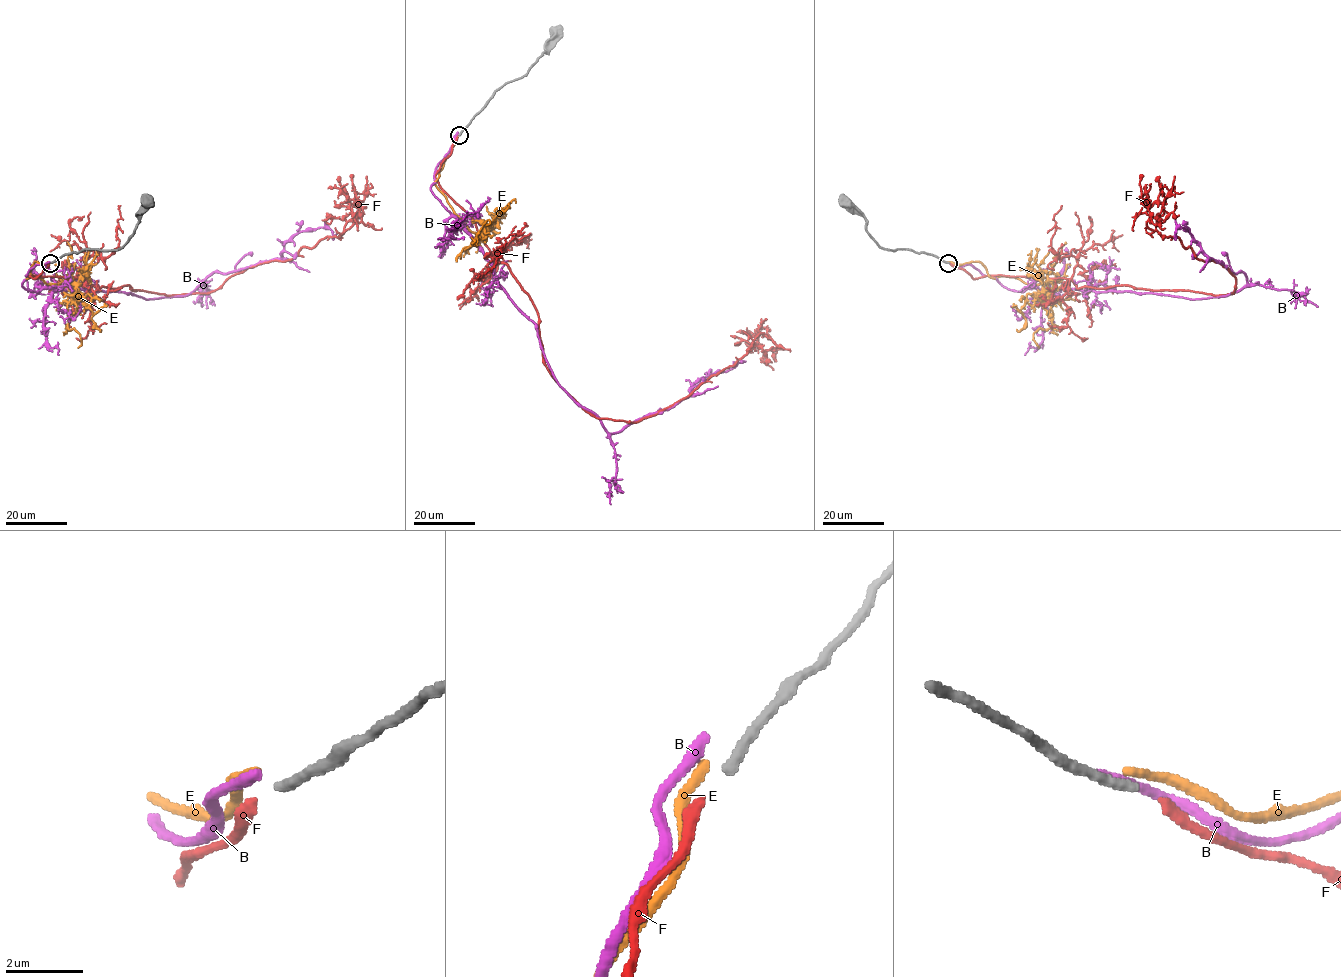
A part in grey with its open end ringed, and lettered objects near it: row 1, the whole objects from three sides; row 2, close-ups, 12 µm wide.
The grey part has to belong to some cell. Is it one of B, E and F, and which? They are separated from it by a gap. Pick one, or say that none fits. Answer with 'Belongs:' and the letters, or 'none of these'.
Belongs: none of these

